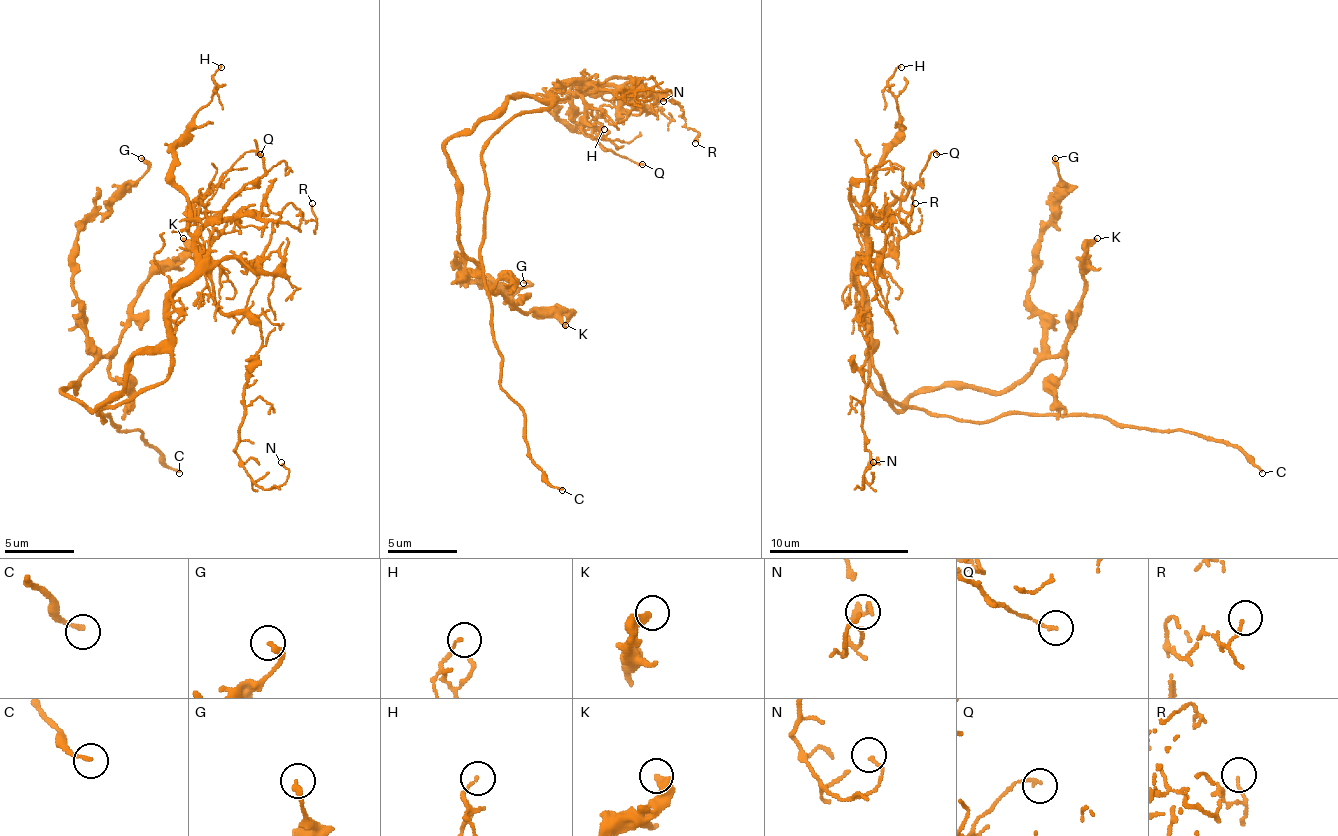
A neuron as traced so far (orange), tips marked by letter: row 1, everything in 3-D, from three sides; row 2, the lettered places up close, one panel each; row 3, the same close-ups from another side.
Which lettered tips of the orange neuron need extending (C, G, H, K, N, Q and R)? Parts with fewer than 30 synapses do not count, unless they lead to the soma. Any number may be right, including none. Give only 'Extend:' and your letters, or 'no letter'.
Extend: C

